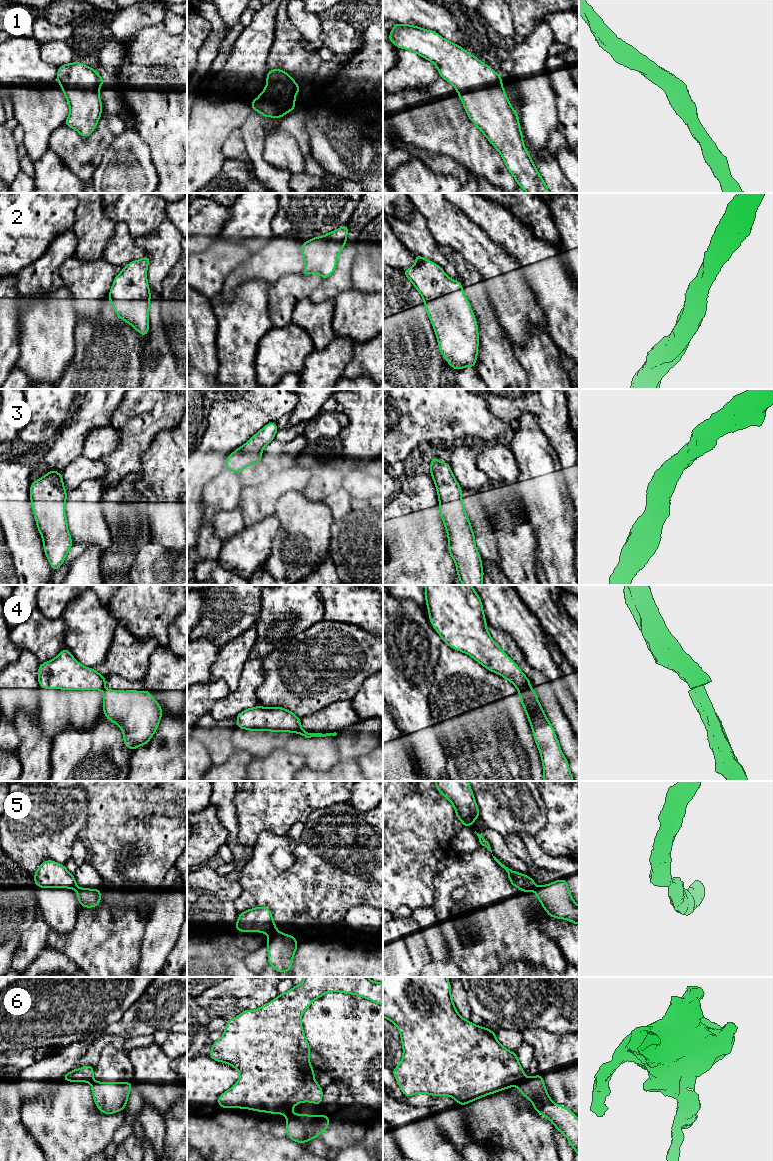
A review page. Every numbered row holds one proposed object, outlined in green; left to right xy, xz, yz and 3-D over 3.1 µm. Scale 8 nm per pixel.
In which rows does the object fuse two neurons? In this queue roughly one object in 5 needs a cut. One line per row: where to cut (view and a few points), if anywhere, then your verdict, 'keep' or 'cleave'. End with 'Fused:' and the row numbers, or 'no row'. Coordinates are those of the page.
1: no cut | keep
2: no cut | keep
3: no cut | keep
4: yz (528, 687), (519, 692) | cleave
5: xz (275, 929), (270, 934) | cleave
6: yz (526, 1078), (515, 1085) | cleave
Fused: 4, 5, 6

